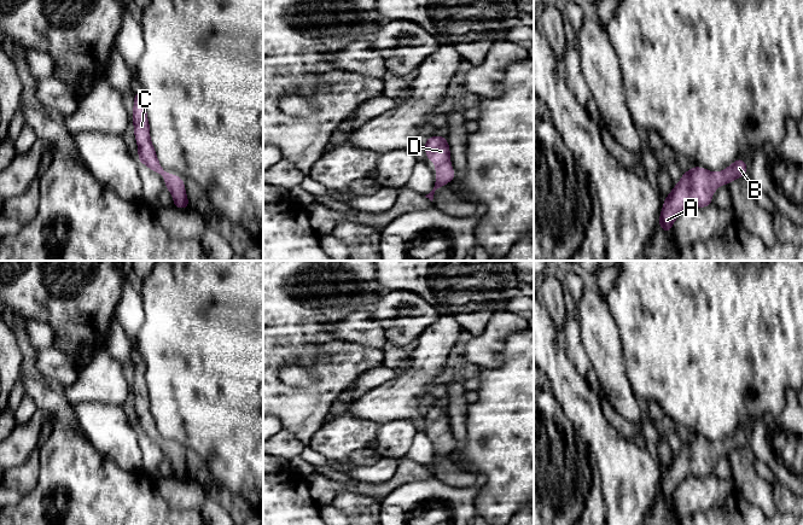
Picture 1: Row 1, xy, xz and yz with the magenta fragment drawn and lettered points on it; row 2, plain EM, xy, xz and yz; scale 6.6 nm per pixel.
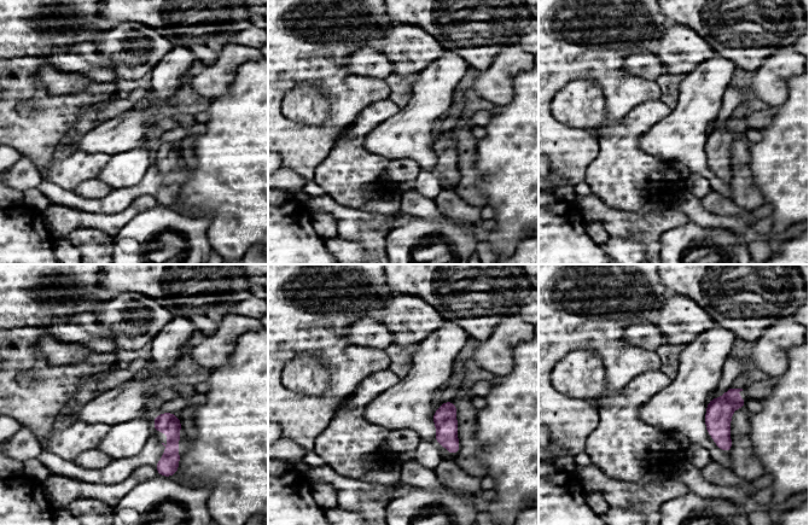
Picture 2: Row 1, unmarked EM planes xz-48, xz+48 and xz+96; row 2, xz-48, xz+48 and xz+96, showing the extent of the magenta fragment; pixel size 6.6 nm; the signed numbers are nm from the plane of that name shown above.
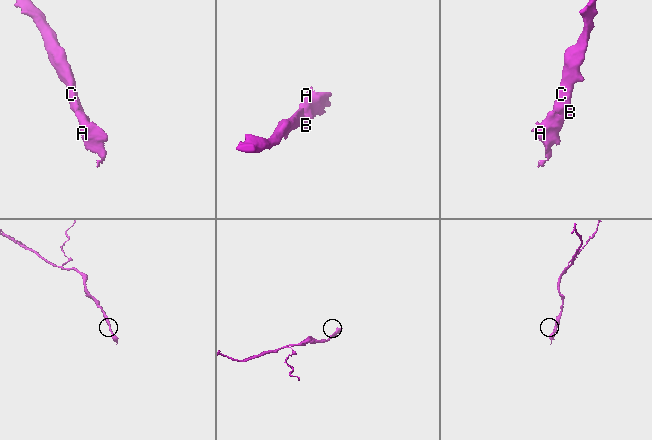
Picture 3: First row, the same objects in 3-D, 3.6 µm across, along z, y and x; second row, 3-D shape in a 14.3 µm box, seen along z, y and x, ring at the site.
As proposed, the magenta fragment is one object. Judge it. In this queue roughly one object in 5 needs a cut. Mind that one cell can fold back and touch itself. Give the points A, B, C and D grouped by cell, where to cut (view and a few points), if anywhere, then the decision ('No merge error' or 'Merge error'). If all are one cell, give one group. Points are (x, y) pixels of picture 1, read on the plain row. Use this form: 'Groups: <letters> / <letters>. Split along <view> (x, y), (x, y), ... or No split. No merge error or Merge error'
Groups: A B C D. No split. No merge error

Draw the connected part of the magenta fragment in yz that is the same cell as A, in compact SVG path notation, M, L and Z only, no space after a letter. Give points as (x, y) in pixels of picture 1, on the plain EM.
M741 428L727 437L721 443L709 442L700 437L689 438L682 444L680 453L673 457L664 469L658 497L670 503L677 486L688 477L705 478L712 476L711 465L720 455L728 455L747 443L745 431Z

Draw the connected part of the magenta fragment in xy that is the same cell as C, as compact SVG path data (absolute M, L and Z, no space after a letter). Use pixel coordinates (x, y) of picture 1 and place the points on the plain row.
M141 361L134 364L134 379L132 390L134 392L134 406L139 418L138 428L140 433L149 437L157 444L161 444L165 451L165 457L170 461L174 469L174 477L185 479L191 476L186 467L184 449L165 443L161 437L155 418L150 409L150 396L146 385L145 366Z

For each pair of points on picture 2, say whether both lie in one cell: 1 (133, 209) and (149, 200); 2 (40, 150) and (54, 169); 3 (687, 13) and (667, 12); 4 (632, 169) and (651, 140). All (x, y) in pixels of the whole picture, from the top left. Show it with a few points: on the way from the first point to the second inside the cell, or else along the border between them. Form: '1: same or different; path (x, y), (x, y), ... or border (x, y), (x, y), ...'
1: same; path (137, 206), (145, 202)
2: different; border (52, 161), (44, 174)
3: same; path (682, 12), (671, 12)
4: different; border (653, 123), (640, 138), (639, 146), (665, 161)

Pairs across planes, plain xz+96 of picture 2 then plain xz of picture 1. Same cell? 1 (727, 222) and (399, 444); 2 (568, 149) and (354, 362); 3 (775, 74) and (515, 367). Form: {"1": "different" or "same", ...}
{"1": "different", "2": "same", "3": "different"}

